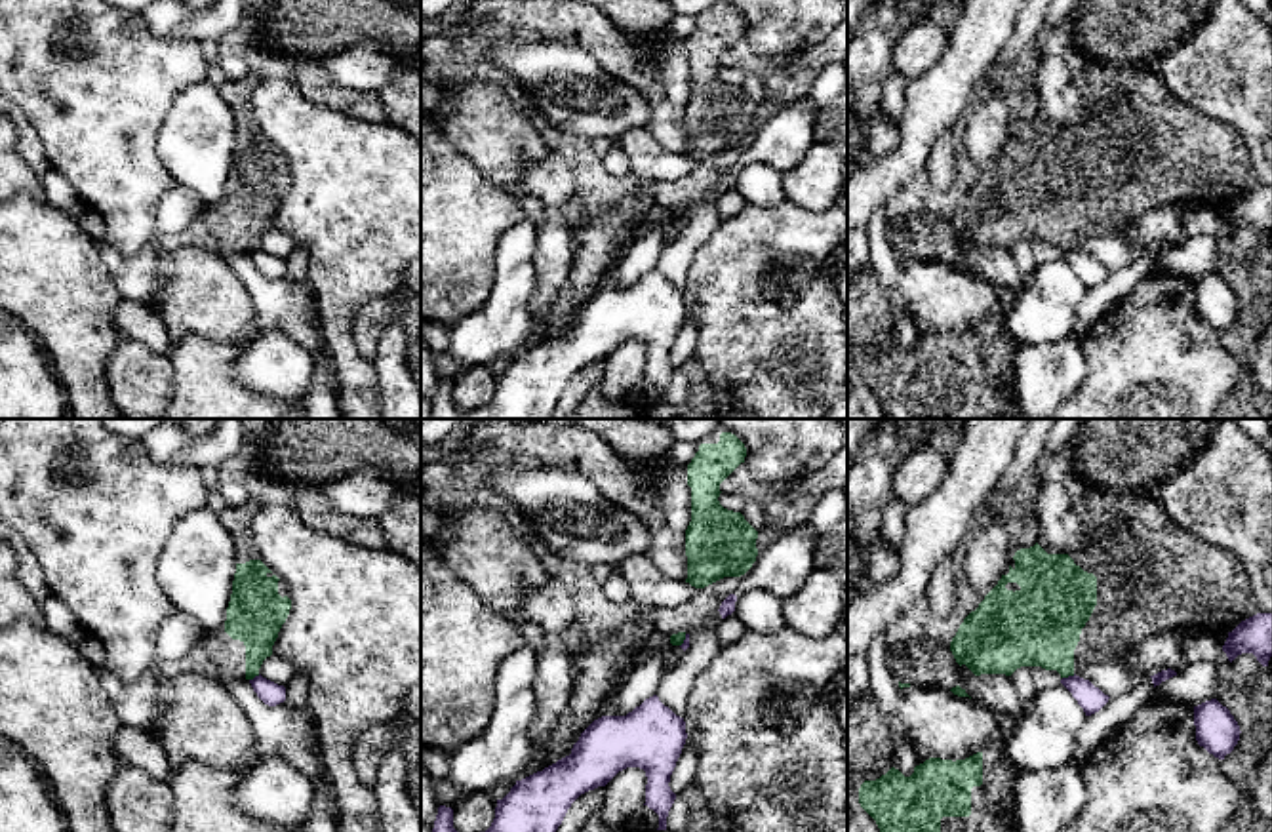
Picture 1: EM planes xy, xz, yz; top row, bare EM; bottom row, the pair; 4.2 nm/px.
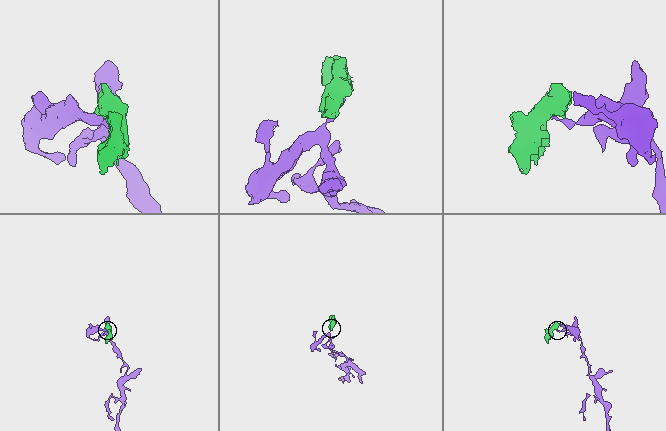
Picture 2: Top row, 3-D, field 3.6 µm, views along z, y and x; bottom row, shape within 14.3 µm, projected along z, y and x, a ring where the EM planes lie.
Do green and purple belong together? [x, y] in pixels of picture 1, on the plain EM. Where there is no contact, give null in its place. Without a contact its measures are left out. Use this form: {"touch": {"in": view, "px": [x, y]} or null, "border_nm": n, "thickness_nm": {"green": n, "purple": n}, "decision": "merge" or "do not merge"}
{"touch": {"in": "yz", "px": [1069, 248]}, "border_nm": 60, "thickness_nm": {"green": 340, "purple": 110}, "decision": "do not merge"}

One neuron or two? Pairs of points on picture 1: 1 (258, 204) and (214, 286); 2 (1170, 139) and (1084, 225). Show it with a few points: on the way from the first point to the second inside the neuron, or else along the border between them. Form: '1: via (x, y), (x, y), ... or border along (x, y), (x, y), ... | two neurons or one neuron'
1: border along (216, 248), (225, 257) | two neurons
2: via (1147, 162), (1137, 164), (1099, 202) | one neuron

